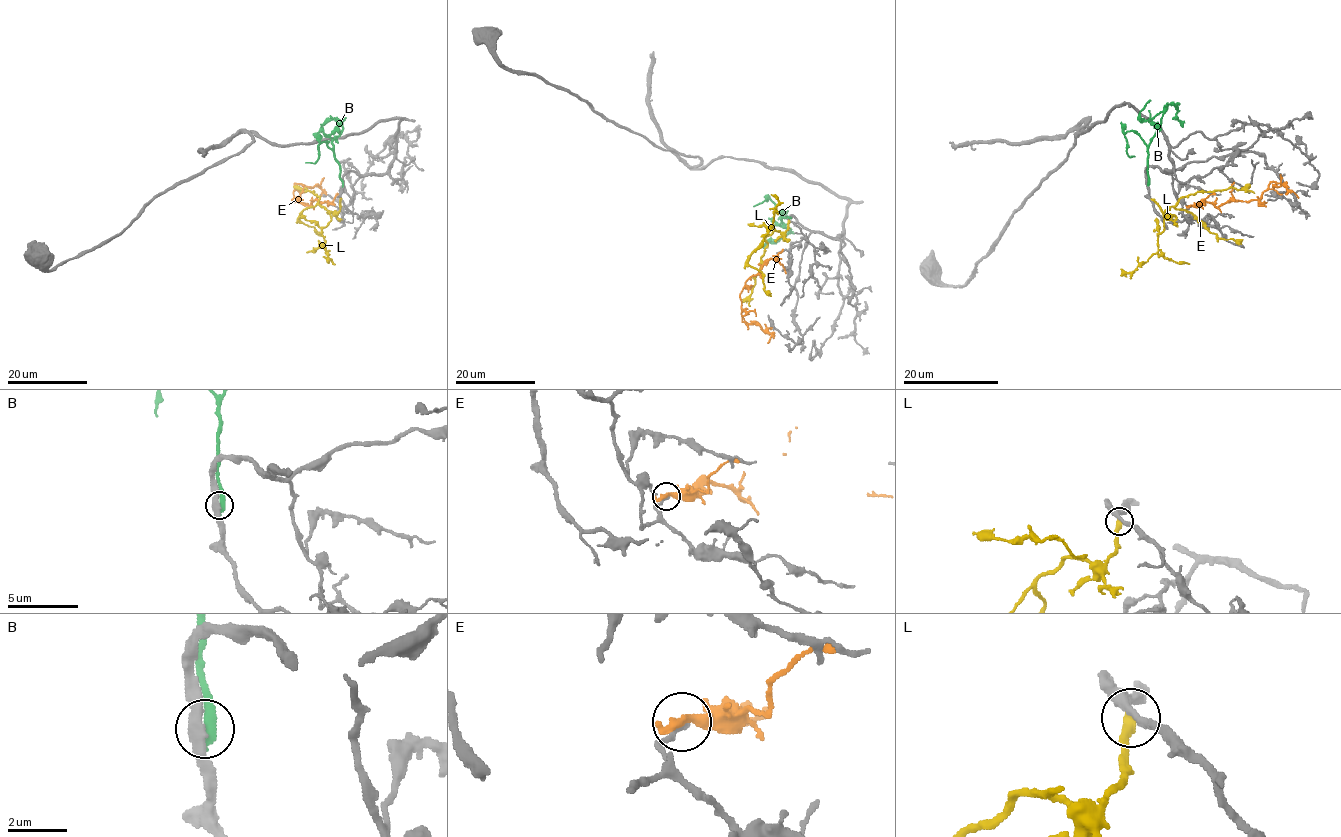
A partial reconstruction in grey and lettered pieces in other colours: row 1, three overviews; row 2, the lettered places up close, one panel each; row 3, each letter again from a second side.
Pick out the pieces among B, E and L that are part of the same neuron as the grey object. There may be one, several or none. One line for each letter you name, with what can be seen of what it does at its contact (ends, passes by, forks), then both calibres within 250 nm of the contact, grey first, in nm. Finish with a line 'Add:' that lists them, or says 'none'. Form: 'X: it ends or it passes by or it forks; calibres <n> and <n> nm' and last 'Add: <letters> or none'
Add: none

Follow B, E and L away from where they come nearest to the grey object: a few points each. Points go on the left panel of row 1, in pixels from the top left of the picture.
B: (343, 184), (332, 141), (342, 129), (341, 122), (336, 119), (327, 121), (314, 137)
E: (332, 204), (314, 200), (303, 205), (292, 200), (295, 183), (318, 186), (323, 191), (319, 197)
L: (341, 198), (337, 212), (318, 204), (300, 216), (316, 233), (323, 232)

